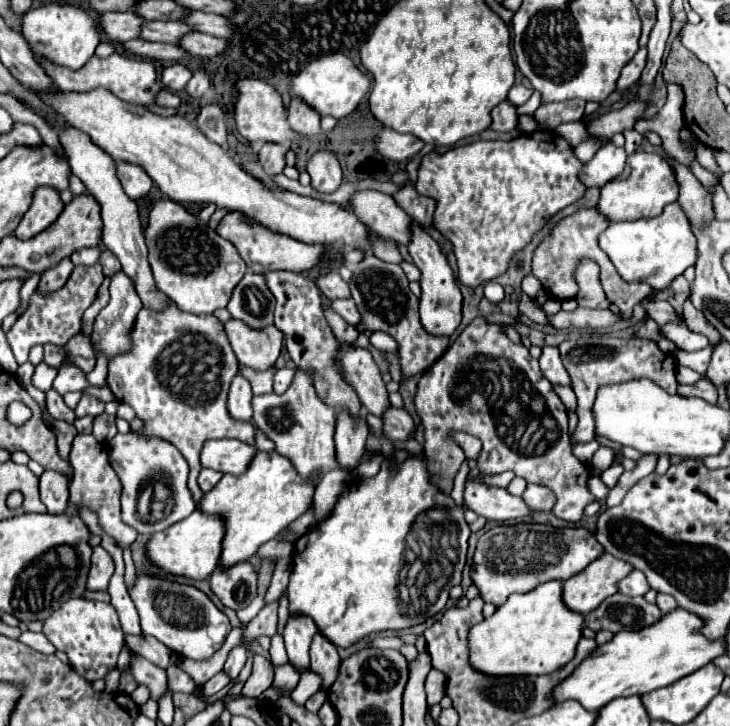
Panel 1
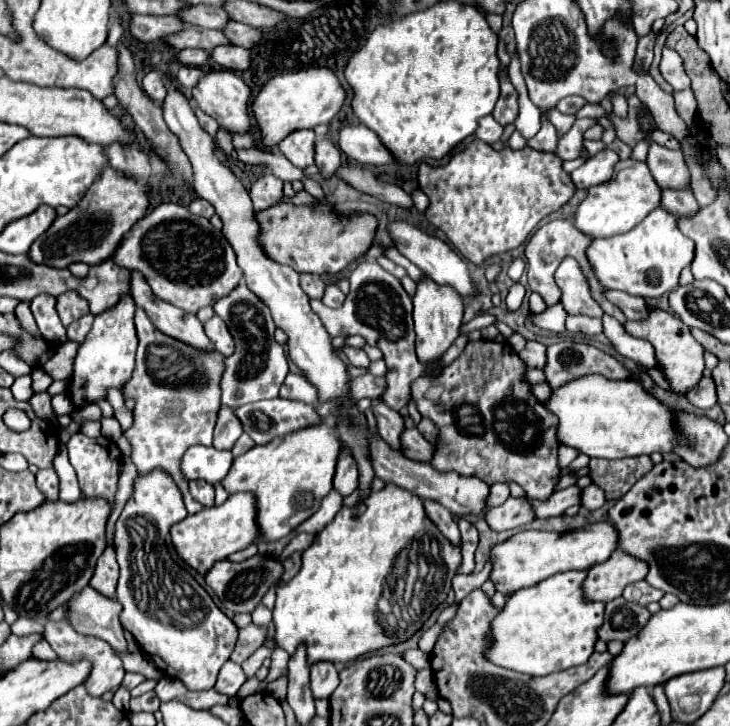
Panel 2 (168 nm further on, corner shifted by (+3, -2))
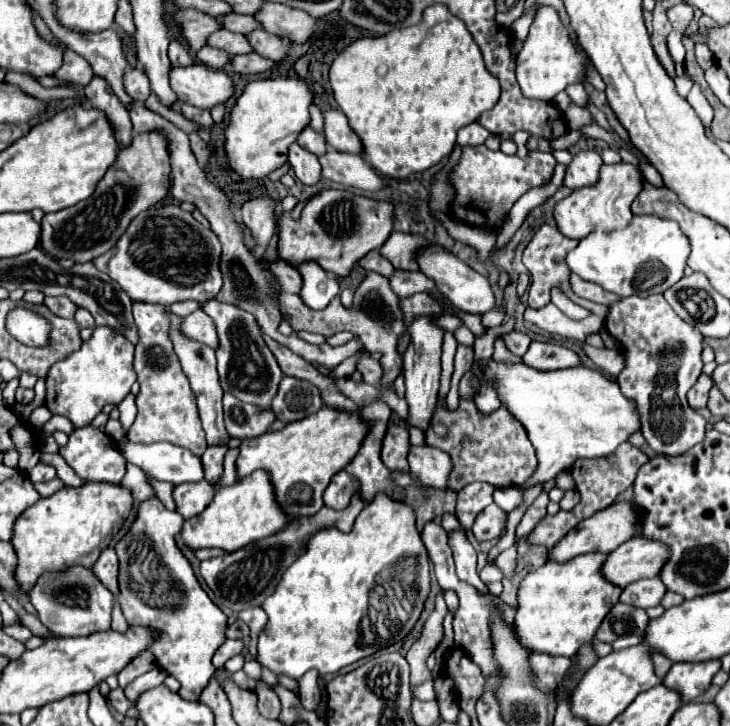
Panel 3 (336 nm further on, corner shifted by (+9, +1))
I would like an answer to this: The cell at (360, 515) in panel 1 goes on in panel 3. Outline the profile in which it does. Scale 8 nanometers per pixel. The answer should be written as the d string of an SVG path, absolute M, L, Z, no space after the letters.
M387 496L375 500L361 510L353 530L343 534L337 528L317 532L301 558L287 568L273 596L265 600L263 610L269 616L267 626L259 634L257 662L277 676L299 680L305 672L319 672L320 697L325 700L325 676L355 664L379 650L361 636L361 616L369 604L369 588L377 572L393 564L393 560L415 558L418 561L417 596L427 596L430 588L430 564L421 534L415 528L413 508L397 504Z

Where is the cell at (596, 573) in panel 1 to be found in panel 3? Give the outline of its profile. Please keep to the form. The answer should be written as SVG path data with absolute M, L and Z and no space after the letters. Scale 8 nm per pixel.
M635 536L613 550L603 566L603 574L609 582L625 588L641 578L655 578L661 572L661 564L669 558L669 548L659 540Z

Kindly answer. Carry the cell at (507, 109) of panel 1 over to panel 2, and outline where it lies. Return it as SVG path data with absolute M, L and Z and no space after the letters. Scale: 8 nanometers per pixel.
M487 115L487 117L483 117L481 121L479 121L479 129L475 131L475 135L481 139L481 141L485 141L485 143L497 143L499 139L501 139L501 135L503 135L503 125L499 125L499 123L495 123L495 119L493 119L493 115Z

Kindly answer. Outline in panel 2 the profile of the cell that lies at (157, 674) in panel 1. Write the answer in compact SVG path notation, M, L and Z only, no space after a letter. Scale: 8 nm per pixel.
M85 587L79 595L69 601L67 617L75 631L81 635L93 635L107 641L115 651L127 653L127 641L123 637L123 627L119 623L121 603L117 599L107 599L95 589Z

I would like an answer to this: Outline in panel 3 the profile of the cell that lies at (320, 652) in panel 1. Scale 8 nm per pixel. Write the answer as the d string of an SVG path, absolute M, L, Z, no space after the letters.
M307 672L299 684L301 684L301 692L299 692L299 698L301 698L301 704L303 708L307 710L315 710L317 704L319 704L319 686L317 686L317 680L319 680L319 674L317 672Z

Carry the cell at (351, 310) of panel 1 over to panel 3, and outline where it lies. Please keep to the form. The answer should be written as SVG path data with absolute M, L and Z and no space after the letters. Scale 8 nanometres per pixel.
M301 262L297 264L297 272L301 272L303 278L299 296L305 306L323 310L339 294L339 280L333 274L321 270L317 262Z

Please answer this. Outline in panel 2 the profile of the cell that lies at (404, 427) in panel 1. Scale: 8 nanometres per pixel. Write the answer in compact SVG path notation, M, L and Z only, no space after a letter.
M417 427L403 429L403 435L399 439L403 443L401 451L405 457L415 459L415 461L431 461L435 447L427 439L423 439L423 435L417 431Z

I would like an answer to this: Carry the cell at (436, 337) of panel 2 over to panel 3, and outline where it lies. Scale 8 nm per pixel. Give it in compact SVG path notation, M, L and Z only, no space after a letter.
M419 316L407 328L411 332L411 344L403 356L403 370L405 370L405 400L409 404L407 426L419 428L425 432L429 428L429 420L437 408L437 390L439 390L439 374L441 374L441 344L443 344L443 330L433 324L429 316Z

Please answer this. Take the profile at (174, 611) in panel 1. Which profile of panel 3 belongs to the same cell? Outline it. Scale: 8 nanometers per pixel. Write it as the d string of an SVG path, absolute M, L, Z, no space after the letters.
M153 498L139 506L129 534L115 546L119 556L119 602L129 624L153 628L155 642L149 648L157 664L181 682L183 700L199 700L215 668L211 658L225 642L227 616L211 602L195 578L189 560L179 550L175 536L181 532L183 516L167 510Z

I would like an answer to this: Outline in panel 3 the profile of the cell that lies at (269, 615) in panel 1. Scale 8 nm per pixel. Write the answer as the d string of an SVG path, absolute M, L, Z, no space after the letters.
M225 640L225 642L217 648L217 652L215 652L215 656L213 656L213 666L215 666L215 668L221 668L231 656L239 654L243 648L245 648L245 646L243 646L241 640Z

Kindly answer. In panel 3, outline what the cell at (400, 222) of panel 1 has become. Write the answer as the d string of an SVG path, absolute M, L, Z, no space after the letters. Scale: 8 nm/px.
M433 244L429 248L419 250L419 266L421 266L421 272L425 276L435 280L437 290L445 298L449 298L451 304L457 306L459 310L465 310L465 312L475 314L475 316L483 316L485 312L495 308L495 296L493 296L493 290L491 290L491 284L487 282L487 278L477 274L475 270L471 270L465 262L457 260L453 254L445 252L441 246Z

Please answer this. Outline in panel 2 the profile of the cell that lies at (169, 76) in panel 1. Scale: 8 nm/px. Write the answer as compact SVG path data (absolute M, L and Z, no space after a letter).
M157 69L149 71L149 73L143 77L143 89L145 89L145 93L147 93L153 101L163 101L163 99L167 97L167 87L165 87L165 83L163 83L163 75L161 75Z

